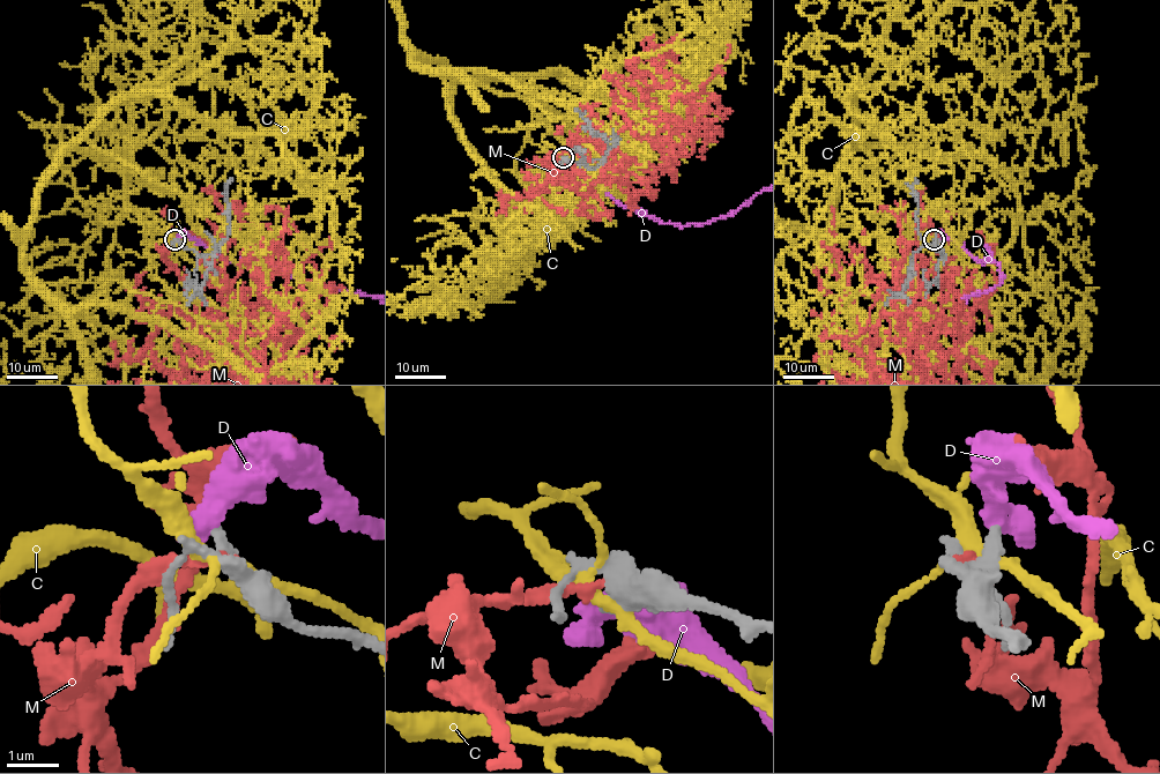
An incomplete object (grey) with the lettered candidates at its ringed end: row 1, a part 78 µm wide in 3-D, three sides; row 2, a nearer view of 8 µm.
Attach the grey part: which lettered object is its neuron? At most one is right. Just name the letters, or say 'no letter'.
no letter

